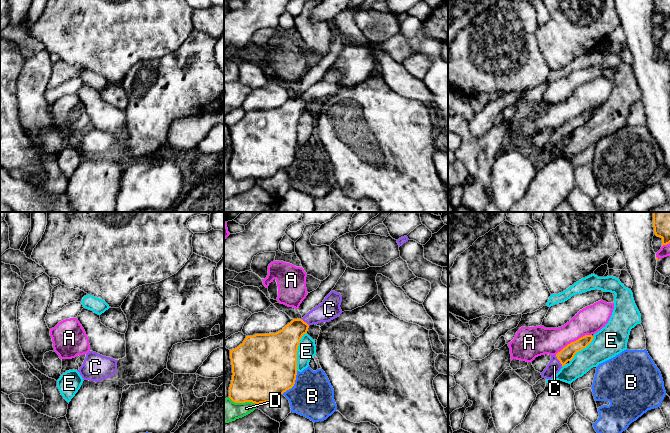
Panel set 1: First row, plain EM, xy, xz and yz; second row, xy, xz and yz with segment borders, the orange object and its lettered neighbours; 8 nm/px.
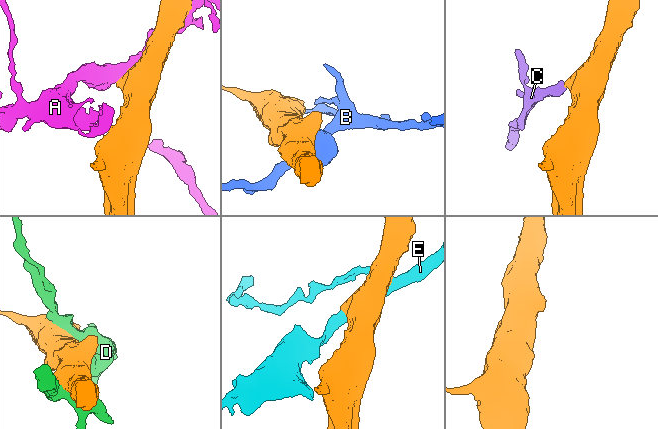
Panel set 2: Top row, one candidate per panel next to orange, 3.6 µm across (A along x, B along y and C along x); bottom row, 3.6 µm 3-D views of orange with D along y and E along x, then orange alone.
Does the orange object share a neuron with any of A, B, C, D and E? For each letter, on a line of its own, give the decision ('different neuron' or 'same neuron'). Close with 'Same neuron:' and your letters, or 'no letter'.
A: different neuron
B: different neuron
C: same neuron
D: different neuron
E: different neuron
Same neuron: C

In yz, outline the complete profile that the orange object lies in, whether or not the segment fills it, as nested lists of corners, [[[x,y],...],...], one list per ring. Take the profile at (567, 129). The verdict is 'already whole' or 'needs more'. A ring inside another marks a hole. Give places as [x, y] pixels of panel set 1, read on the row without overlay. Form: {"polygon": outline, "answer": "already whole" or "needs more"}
{"polygon": [[[585,111],[568,120],[556,131],[551,131],[549,140],[541,149],[542,153],[549,156],[552,155],[568,137],[574,134],[577,128],[586,124],[592,118],[593,114],[592,111]]], "answer": "needs more"}

